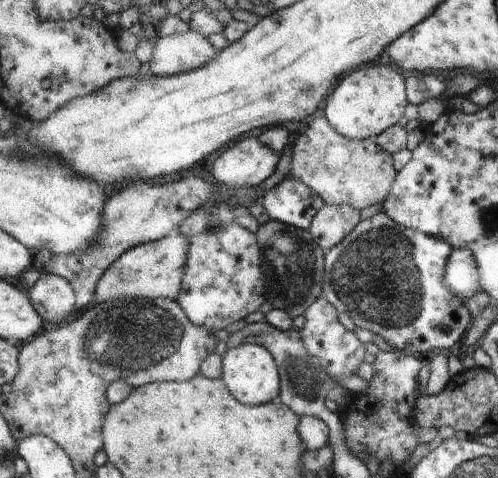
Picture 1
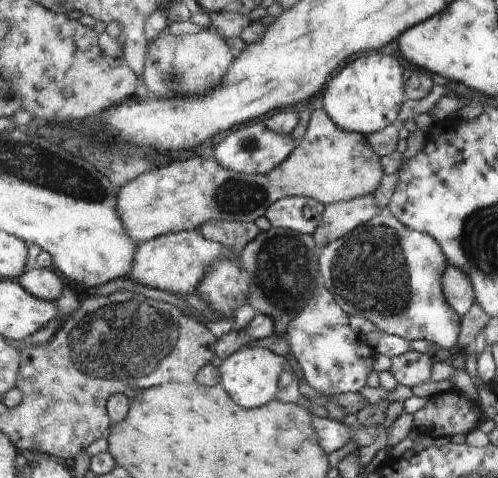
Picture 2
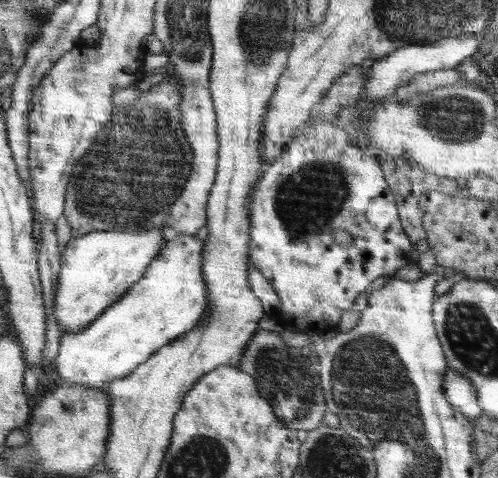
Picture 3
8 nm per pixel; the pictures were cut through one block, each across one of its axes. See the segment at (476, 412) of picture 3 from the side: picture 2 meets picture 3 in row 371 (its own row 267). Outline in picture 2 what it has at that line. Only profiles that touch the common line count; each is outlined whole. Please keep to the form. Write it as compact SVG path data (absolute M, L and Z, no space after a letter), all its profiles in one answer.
M447 266L443 274L443 292L447 304L459 314L459 318L475 304L475 292L471 280L467 280L467 276L457 268Z

